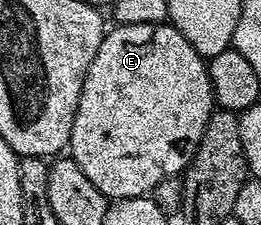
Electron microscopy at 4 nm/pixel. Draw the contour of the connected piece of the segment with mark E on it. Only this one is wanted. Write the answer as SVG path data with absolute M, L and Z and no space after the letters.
M169 22L157 23L156 25L115 26L103 35L100 49L96 49L96 57L92 57L92 65L88 65L88 73L84 77L84 85L72 125L68 155L69 158L76 161L76 165L80 165L84 177L88 177L88 181L92 181L92 185L96 185L96 189L100 189L100 193L106 195L107 200L131 199L141 195L149 196L150 190L161 179L170 179L173 175L178 177L185 172L186 166L190 164L200 145L200 137L204 137L204 129L208 125L210 116L214 114L215 110L216 104L212 93L212 81L210 80L210 68L207 60L203 59L200 53L196 53L196 49L192 49L192 45L188 45L188 41L184 41L184 37L175 27L171 27Z

